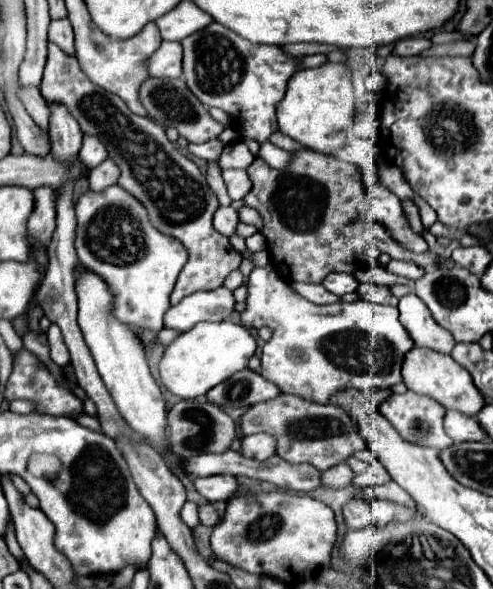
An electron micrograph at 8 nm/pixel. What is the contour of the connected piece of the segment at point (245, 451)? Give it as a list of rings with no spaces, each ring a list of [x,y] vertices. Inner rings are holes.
[[[250,435],[250,437],[242,437],[242,447],[240,447],[242,457],[250,457],[256,461],[266,461],[268,457],[272,457],[274,451],[274,439],[270,439],[270,435]]]

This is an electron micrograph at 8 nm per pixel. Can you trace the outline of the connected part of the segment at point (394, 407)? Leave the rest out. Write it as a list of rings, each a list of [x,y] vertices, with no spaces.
[[[406,391],[402,395],[390,395],[390,399],[386,399],[380,405],[382,415],[396,427],[396,431],[410,443],[414,445],[422,445],[422,447],[434,447],[438,451],[442,451],[442,447],[450,447],[452,439],[444,433],[442,429],[442,415],[444,415],[444,407],[434,401],[428,395],[418,395],[414,391]]]

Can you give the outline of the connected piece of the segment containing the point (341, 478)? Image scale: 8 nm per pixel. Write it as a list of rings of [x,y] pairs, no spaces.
[[[342,463],[322,473],[322,487],[324,489],[344,489],[350,485],[352,479],[354,479],[352,469],[346,463]]]

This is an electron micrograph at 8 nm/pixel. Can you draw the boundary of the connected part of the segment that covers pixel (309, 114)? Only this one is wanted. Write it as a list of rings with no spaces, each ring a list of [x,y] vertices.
[[[324,63],[316,69],[302,69],[290,79],[286,95],[276,107],[278,129],[312,151],[334,155],[344,145],[352,145],[354,139],[368,139],[356,137],[354,101],[352,73],[346,65]]]

